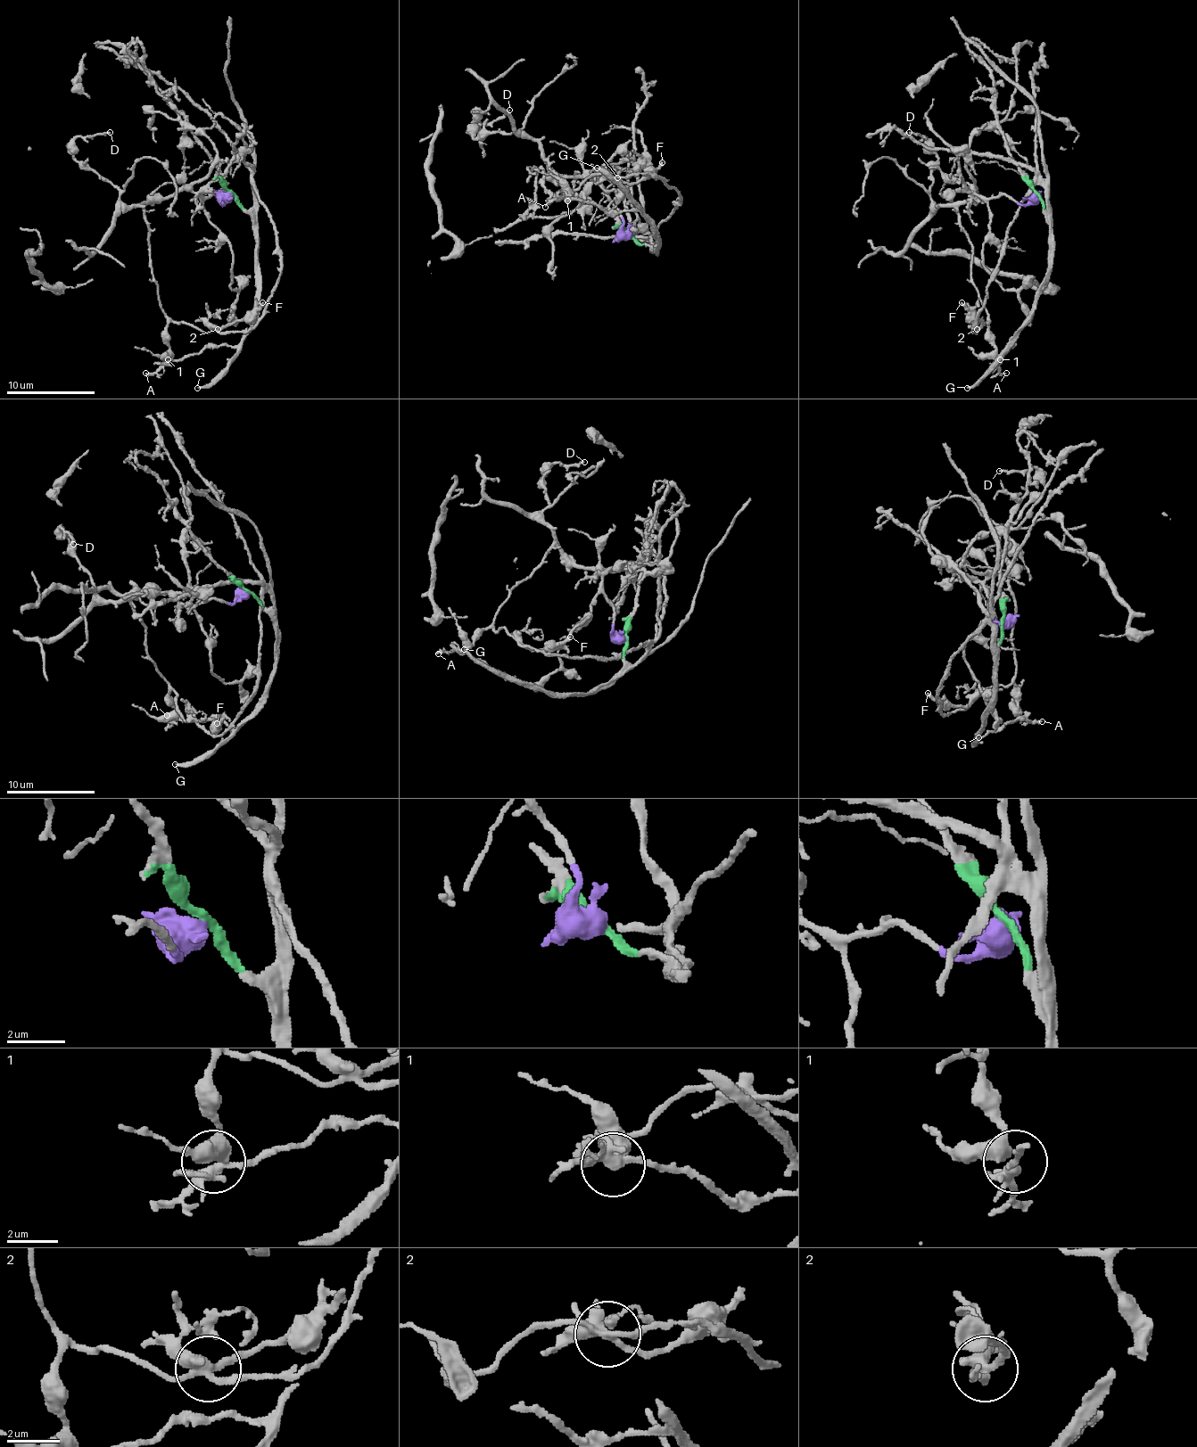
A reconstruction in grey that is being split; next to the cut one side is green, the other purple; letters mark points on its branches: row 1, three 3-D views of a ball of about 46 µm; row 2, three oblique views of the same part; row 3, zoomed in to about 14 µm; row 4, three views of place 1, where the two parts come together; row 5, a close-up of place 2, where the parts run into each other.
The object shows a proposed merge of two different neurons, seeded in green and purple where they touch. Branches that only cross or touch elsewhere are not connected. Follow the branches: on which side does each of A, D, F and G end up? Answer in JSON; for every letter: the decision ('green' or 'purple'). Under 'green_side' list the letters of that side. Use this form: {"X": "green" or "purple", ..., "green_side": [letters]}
{"A": "green", "D": "purple", "F": "purple", "G": "green", "green_side": ["A", "G"]}

